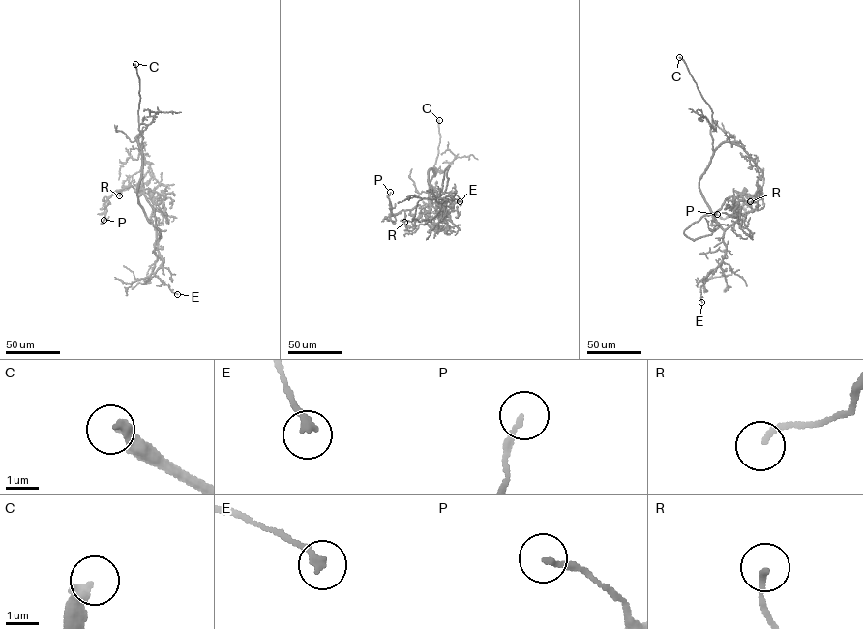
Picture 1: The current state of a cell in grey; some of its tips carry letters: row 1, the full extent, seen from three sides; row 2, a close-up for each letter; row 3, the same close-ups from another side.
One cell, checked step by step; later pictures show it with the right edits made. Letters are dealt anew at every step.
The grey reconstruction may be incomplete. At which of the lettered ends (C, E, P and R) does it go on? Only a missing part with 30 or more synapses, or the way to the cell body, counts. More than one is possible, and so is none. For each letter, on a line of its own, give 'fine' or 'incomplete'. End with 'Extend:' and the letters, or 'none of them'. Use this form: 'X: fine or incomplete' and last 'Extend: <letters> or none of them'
C: incomplete
E: fine
P: fine
R: fine
Extend: C

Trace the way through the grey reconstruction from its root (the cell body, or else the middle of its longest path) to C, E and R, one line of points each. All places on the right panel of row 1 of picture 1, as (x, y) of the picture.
C: (707, 204), (699, 181), (713, 152), (710, 133), (712, 112), (686, 64), (679, 57)
E: (707, 204), (724, 231), (726, 254), (701, 285), (701, 302)
R: (707, 204), (699, 180), (713, 152), (725, 141), (739, 145), (756, 164), (756, 184), (762, 191), (750, 201)

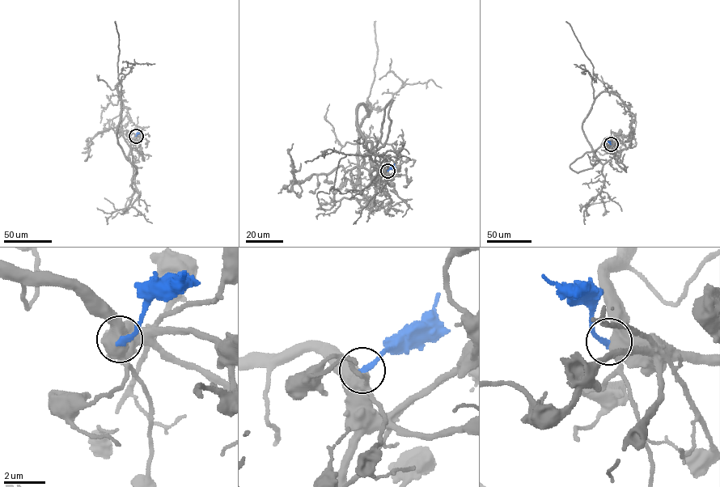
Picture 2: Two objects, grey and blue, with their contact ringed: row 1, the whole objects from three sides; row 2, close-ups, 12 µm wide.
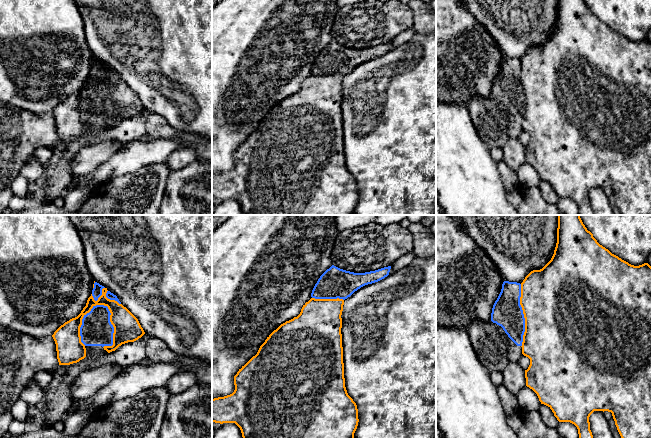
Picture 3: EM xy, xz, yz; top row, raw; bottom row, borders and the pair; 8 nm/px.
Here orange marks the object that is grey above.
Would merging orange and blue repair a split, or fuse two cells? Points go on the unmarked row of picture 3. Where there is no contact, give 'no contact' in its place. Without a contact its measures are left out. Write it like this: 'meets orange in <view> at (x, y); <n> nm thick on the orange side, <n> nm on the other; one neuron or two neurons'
meets orange in xy at (110, 96); 220 nm thick on the orange side, 260 nm on the other; two neurons

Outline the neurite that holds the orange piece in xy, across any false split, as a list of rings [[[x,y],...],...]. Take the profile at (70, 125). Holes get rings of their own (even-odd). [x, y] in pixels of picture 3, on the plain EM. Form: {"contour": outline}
{"contour": [[[103,64],[102,71],[97,77],[91,70],[81,89],[61,101],[52,111],[59,141],[77,139],[86,133],[86,124],[81,118],[80,103],[83,93],[96,81],[107,82],[111,89],[110,98],[114,103],[113,121],[103,123],[108,129],[115,127],[122,120],[138,116],[145,110],[138,95],[126,83],[106,73],[107,67],[107,64]]]}

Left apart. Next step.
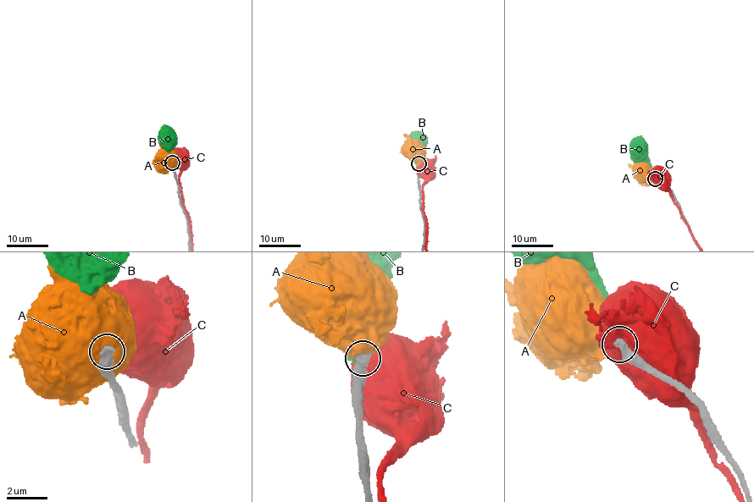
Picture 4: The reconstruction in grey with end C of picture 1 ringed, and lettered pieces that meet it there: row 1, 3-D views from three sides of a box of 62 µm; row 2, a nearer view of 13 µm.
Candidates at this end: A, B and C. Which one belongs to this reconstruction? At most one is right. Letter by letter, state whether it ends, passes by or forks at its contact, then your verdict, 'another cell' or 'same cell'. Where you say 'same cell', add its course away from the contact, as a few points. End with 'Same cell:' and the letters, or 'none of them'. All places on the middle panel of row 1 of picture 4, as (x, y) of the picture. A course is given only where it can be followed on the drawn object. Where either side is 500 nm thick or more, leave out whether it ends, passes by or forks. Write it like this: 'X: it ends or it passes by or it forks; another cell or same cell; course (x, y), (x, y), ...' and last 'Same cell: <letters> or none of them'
A: same cell; course (418, 164), (413, 149)
B: it ends; another cell
C: another cell
Same cell: A

